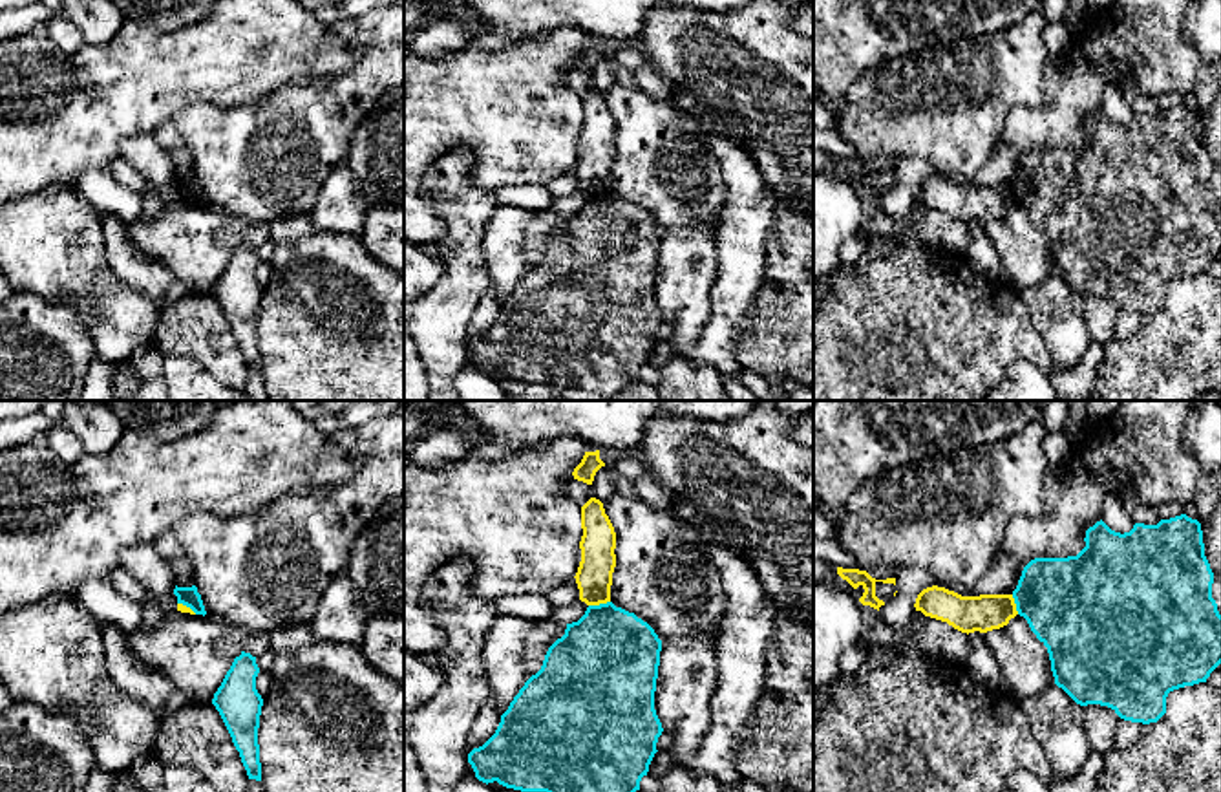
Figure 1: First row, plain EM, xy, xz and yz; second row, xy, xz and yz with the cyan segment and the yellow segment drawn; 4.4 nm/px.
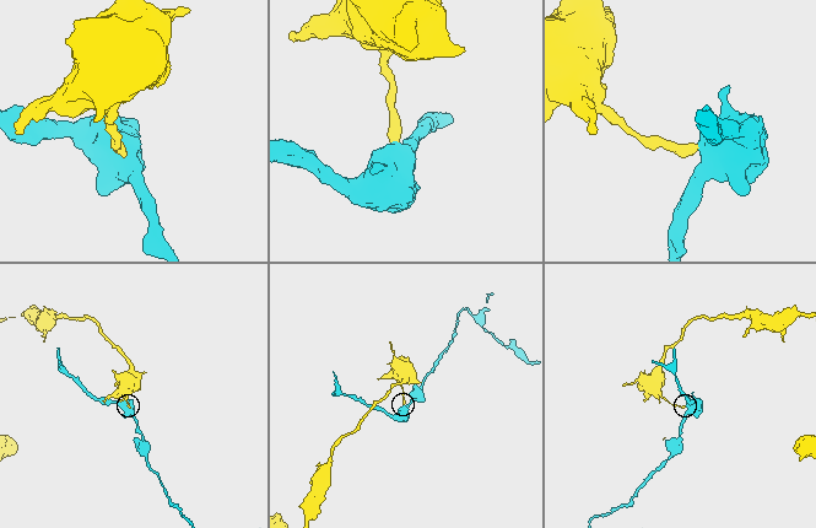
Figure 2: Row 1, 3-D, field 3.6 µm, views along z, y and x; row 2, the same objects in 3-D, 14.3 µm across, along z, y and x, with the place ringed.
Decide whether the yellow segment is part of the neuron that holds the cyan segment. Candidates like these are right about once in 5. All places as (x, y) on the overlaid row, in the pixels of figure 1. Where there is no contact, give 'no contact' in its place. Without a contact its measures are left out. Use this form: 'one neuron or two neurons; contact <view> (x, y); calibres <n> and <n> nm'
two neurons; contact xz (598, 606); calibres 440 and 160 nm

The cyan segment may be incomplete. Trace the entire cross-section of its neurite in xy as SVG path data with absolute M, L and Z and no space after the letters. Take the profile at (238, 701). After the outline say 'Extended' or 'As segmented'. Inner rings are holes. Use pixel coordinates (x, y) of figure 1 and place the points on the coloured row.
M241 651L214 693L212 704L239 752L249 779L261 781L258 728L263 699L256 690L258 673L256 657Z. As segmented

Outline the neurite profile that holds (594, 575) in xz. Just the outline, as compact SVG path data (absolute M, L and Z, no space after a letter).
M590 498L581 507L581 529L581 562L574 576L579 600L587 605L607 604L616 567L616 532L600 499Z

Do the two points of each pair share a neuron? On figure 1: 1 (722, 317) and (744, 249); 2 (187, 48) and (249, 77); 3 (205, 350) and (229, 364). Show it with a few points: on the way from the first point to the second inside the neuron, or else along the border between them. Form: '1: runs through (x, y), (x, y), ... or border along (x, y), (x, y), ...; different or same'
1: runs through (732, 300), (741, 266); same
2: runs through (201, 61), (234, 63); same
3: runs through (211, 355), (223, 361); same

